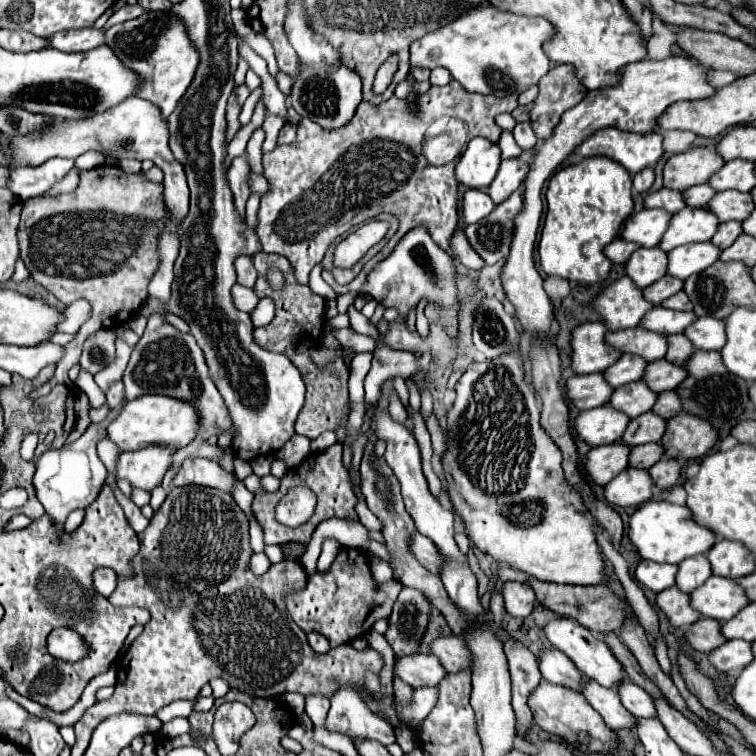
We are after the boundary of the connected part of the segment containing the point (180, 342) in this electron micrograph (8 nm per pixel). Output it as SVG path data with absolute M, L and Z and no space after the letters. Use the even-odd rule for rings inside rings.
M162 309L148 317L148 327L132 351L130 363L122 377L124 387L126 387L126 401L146 395L146 393L184 399L184 401L194 403L200 415L200 427L198 427L200 439L208 439L210 435L218 435L220 431L234 433L226 405L208 375L208 365L206 365L202 349L198 347L192 335L184 335L176 327L172 327L166 321L166 313L168 311Z

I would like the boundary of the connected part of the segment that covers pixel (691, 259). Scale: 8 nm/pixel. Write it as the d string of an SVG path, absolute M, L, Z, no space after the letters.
M710 241L680 245L668 251L668 273L684 281L690 275L700 273L708 269L710 265L714 265L714 261L720 259L720 253L722 249L718 249Z

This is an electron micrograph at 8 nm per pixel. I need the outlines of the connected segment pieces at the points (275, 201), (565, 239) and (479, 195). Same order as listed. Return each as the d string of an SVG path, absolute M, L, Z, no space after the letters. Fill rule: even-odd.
M450 81L446 87L430 87L424 95L416 97L416 107L408 101L400 101L396 97L390 97L388 101L380 105L372 105L368 101L362 101L356 109L356 115L348 125L336 131L324 131L314 121L302 117L298 123L296 143L292 145L278 145L272 153L266 153L264 163L264 175L270 181L270 193L266 193L260 201L258 209L258 225L256 235L260 239L262 251L266 253L278 253L286 257L294 267L294 277L298 283L308 285L308 275L316 263L322 261L326 247L342 233L346 233L352 225L358 225L370 217L376 217L382 213L398 215L400 229L398 235L394 235L386 247L376 255L378 262L386 259L398 241L414 227L424 225L430 233L430 237L446 251L450 247L450 237L458 225L458 181L454 177L454 163L434 167L426 163L426 157L422 155L422 141L424 131L434 123L436 119L448 115L458 117L468 125L468 137L500 137L502 129L494 123L494 117L500 113L510 113L518 107L518 95L510 97L494 97L494 95L474 95L462 89L458 81Z
M604 157L584 159L552 175L546 201L548 213L538 243L542 271L578 285L604 281L612 269L612 261L604 255L604 247L620 235L622 223L630 217L634 207L630 173Z
M468 189L462 197L462 221L464 225L478 223L486 215L490 215L494 209L494 203L484 191L478 189Z

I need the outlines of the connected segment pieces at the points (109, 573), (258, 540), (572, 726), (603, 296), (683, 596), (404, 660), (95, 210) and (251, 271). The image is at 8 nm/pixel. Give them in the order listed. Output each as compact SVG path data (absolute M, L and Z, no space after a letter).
M98 567L92 573L92 579L94 579L94 587L98 589L98 593L102 593L102 597L110 597L110 593L116 589L116 573L112 569Z
M256 519L250 521L250 545L252 545L252 551L254 553L260 553L264 551L264 541L262 541L262 529L258 525Z
M540 681L538 689L534 689L534 693L530 693L528 697L528 707L534 715L536 725L540 725L550 735L566 739L572 745L582 745L580 733L586 733L590 737L590 741L586 743L588 753L600 753L600 751L608 753L616 747L614 731L606 727L602 717L588 705L588 701L578 691L572 691L572 689L566 689L562 685L554 685L548 681Z
M630 277L614 281L592 301L592 305L604 317L604 325L610 331L636 327L642 317L654 309L642 291L634 287L634 281L630 281Z
M678 587L664 589L662 593L658 593L656 595L656 603L666 613L666 617L670 619L670 623L674 627L692 625L696 619L700 619L700 613L690 609L688 593L682 593Z
M420 653L394 659L392 673L394 677L406 681L410 687L438 685L446 677L444 667L434 655L420 655Z
M114 165L80 171L80 183L72 193L24 201L18 243L20 257L32 279L64 305L72 305L78 299L86 299L92 305L90 319L64 347L64 355L56 363L54 383L70 385L68 369L80 361L82 345L92 333L112 325L120 327L140 311L148 297L148 281L158 269L156 243L164 223L162 185L146 181L140 173L126 175Z
M238 257L234 262L234 267L236 275L238 275L238 283L252 289L258 275L256 275L254 265L250 263L250 257Z

